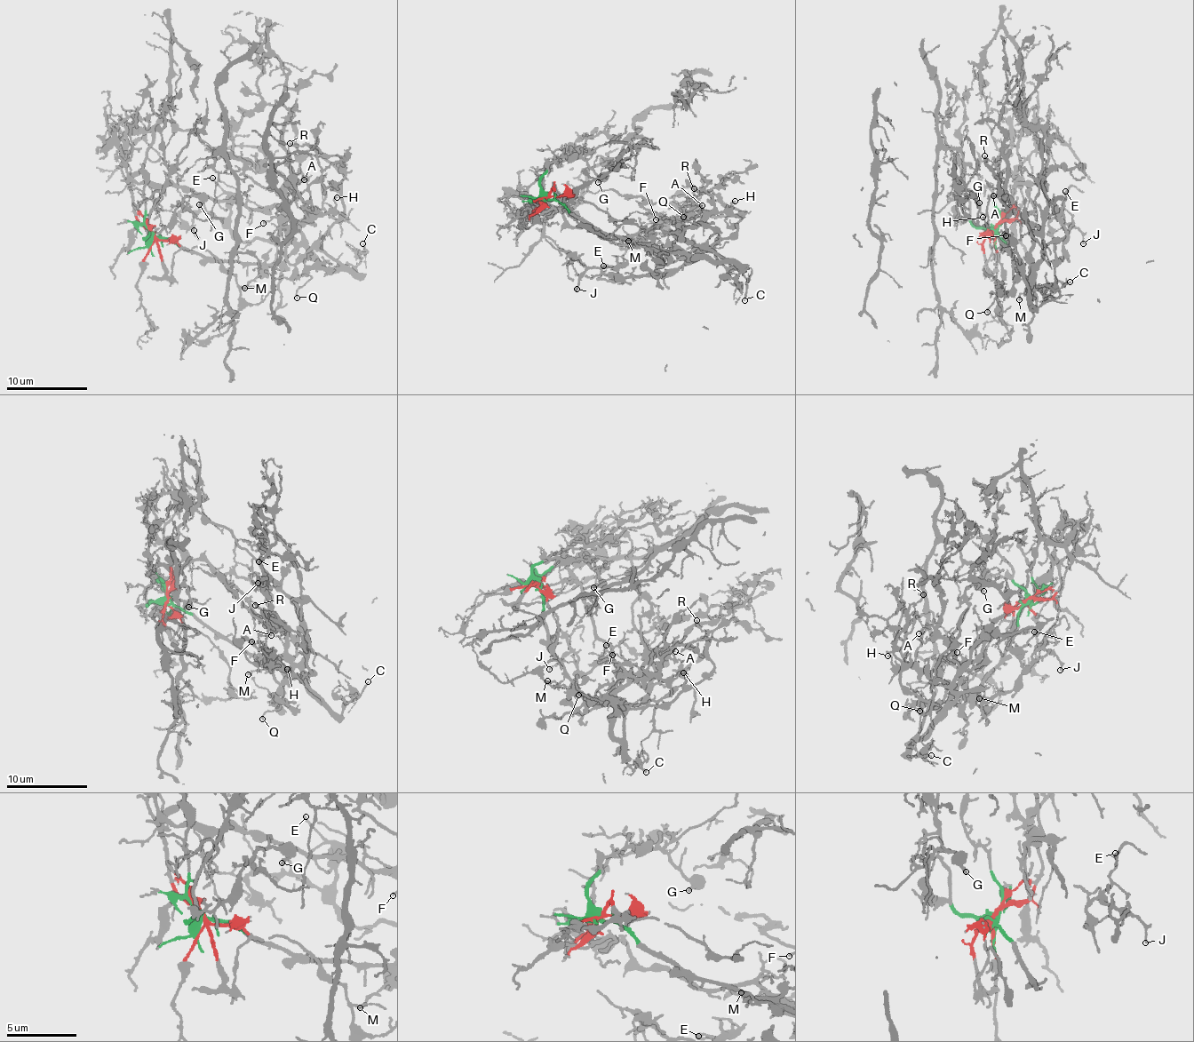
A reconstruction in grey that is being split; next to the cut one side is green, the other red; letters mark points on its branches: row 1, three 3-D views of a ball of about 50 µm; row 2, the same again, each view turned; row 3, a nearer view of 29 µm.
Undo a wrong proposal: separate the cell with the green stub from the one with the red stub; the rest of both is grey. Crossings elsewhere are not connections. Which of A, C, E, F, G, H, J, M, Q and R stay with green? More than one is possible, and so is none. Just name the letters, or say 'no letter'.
A, C, E, F, G, H, J, M, Q, R

